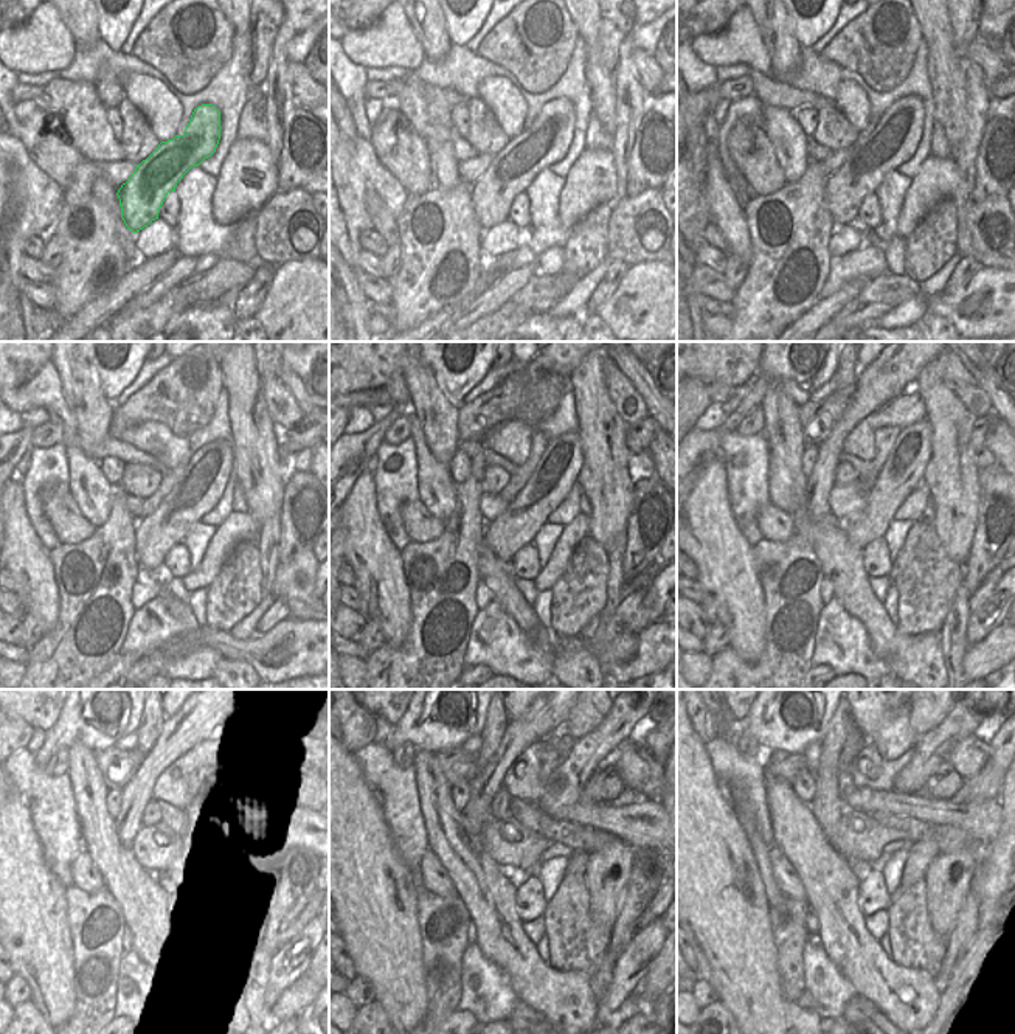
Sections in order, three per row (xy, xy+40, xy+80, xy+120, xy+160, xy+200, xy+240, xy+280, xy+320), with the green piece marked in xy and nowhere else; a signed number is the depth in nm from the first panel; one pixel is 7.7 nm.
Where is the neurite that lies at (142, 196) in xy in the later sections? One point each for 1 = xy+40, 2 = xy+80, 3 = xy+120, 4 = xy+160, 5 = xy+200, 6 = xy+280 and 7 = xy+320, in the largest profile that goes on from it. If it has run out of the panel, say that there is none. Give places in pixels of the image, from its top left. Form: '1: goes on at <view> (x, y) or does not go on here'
1: goes on at xy+40 (545, 143)
2: goes on at xy+80 (893, 142)
3: goes on at xy+120 (199, 489)
4: goes on at xy+160 (559, 464)
5: goes on at xy+200 (902, 472)
6: goes on at xy+280 (565, 784)
7: goes on at xy+320 (931, 749)

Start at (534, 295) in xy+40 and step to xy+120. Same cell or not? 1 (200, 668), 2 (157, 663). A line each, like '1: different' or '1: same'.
1: different
2: same

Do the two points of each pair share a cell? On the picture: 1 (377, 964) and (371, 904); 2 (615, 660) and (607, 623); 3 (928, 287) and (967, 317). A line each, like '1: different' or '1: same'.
1: same
2: different
3: different

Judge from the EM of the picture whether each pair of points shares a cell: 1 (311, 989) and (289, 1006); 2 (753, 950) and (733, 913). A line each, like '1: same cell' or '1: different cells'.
1: same cell
2: same cell

